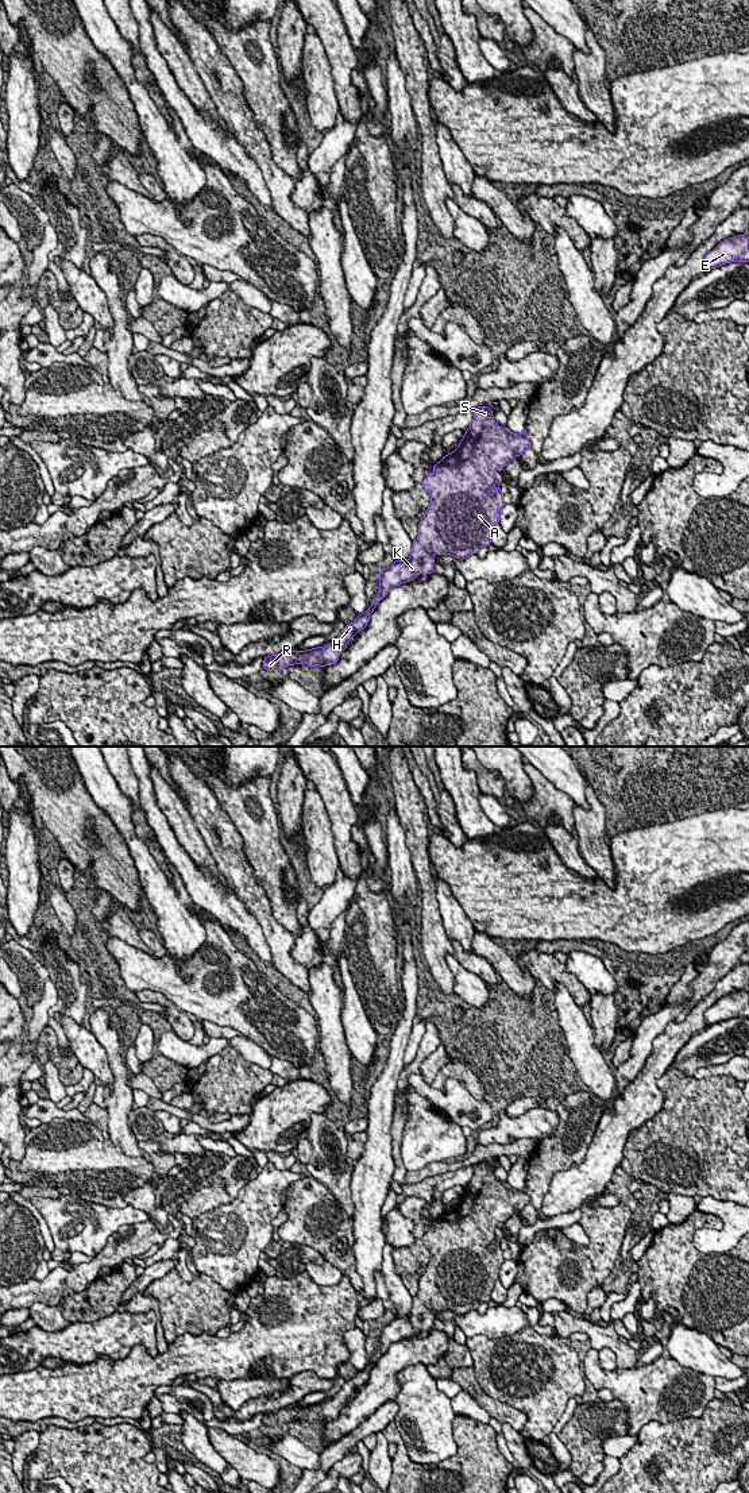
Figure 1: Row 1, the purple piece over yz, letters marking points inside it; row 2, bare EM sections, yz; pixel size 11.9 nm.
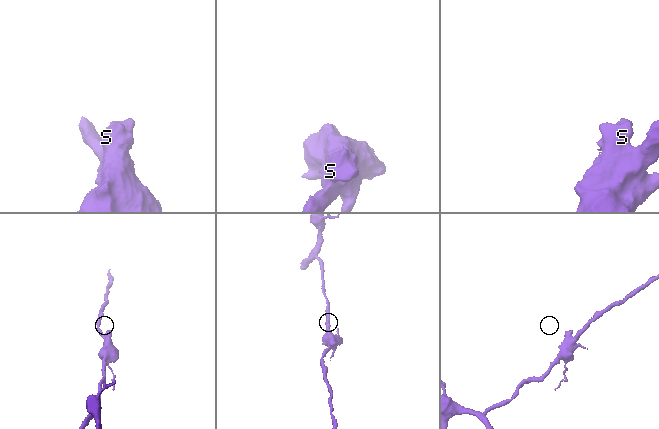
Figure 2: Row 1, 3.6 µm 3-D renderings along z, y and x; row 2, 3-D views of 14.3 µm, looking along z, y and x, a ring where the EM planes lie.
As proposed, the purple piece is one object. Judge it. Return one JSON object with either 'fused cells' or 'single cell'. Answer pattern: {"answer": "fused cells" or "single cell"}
{"answer": "single cell"}

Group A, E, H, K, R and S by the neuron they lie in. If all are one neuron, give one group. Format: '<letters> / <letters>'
A E H K R S

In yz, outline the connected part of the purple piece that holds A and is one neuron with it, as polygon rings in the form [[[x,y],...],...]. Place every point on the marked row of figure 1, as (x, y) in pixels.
[[[490,406],[475,408],[474,418],[464,432],[459,448],[449,455],[444,455],[440,462],[433,464],[435,472],[425,475],[422,486],[431,497],[431,505],[418,524],[418,536],[413,541],[412,553],[406,562],[398,559],[389,568],[381,570],[378,575],[379,593],[371,601],[371,606],[363,614],[358,614],[352,624],[345,625],[333,643],[306,651],[285,651],[266,656],[263,670],[274,672],[294,664],[306,664],[310,668],[335,664],[355,633],[367,626],[378,602],[387,595],[393,586],[410,582],[418,574],[435,572],[435,555],[451,555],[464,560],[491,544],[495,525],[499,522],[499,513],[505,506],[501,487],[495,486],[497,468],[506,467],[516,455],[521,456],[525,450],[530,448],[526,429],[521,435],[513,433],[507,428],[499,427],[493,413],[494,410]]]

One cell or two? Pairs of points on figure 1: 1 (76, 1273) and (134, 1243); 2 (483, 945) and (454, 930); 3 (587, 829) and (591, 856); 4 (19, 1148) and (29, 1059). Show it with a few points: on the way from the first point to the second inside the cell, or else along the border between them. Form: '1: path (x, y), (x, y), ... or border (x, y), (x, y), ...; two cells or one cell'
1: path (91, 1269), (119, 1247); one cell
2: border (475, 930), (473, 951); two cells
3: path (589, 836), (591, 849); one cell
4: path (14, 1126), (14, 1080); one cell

